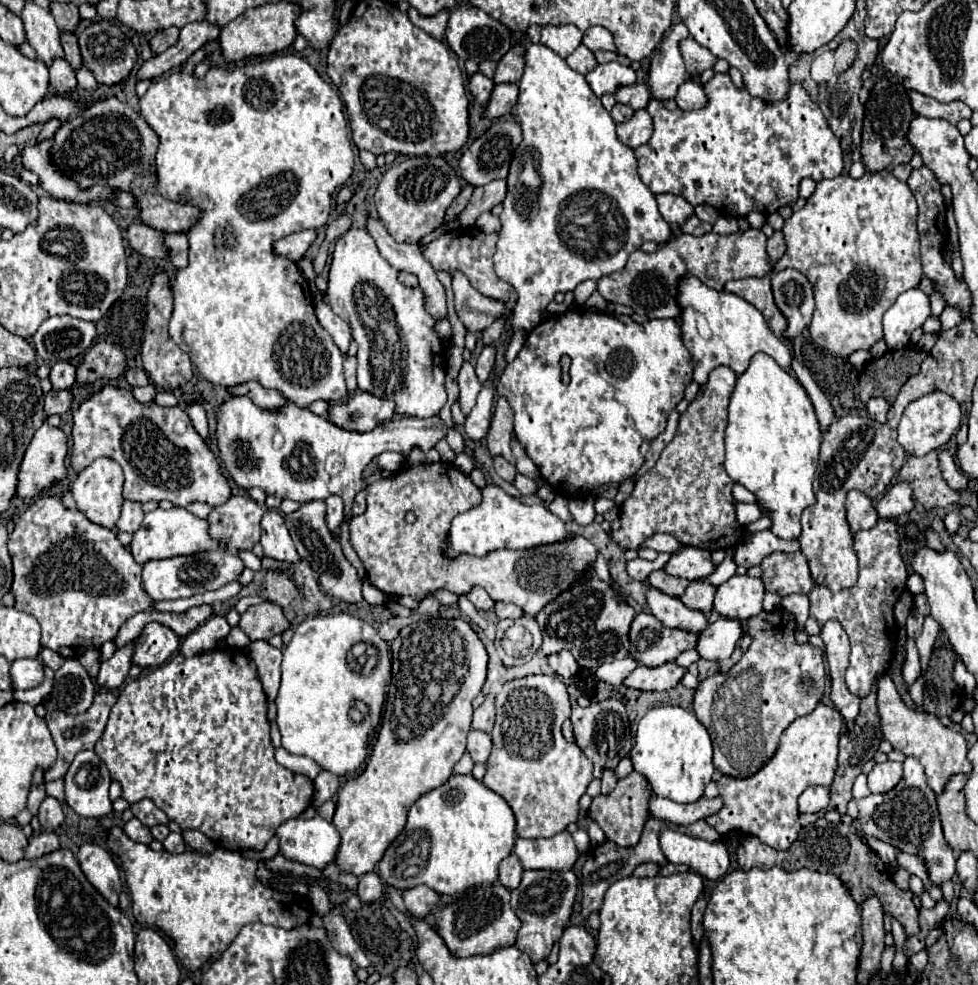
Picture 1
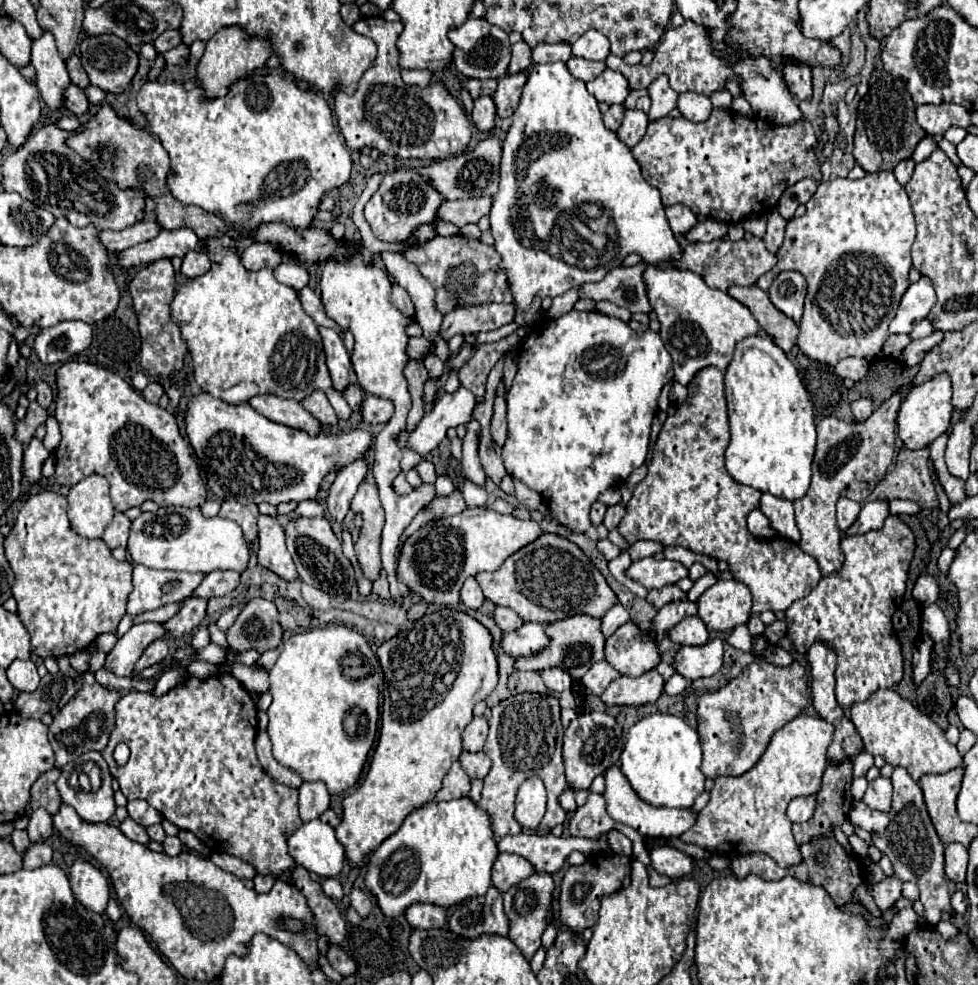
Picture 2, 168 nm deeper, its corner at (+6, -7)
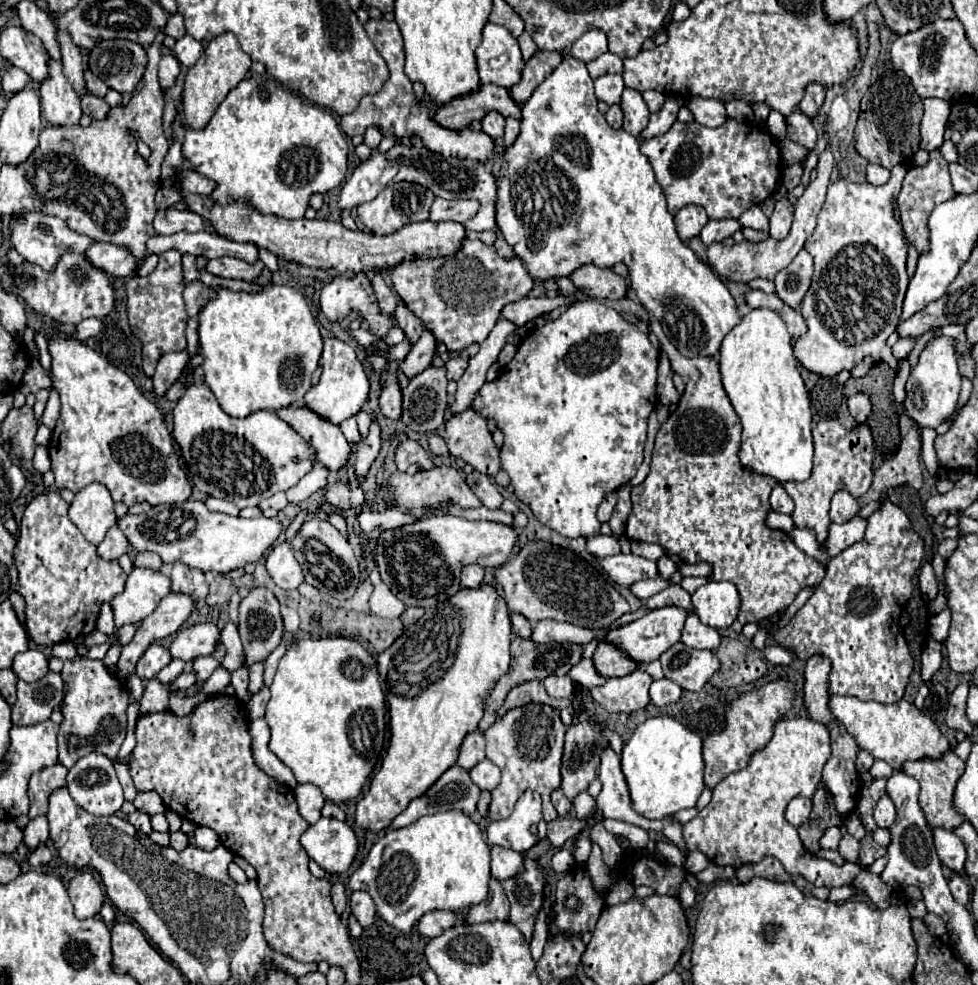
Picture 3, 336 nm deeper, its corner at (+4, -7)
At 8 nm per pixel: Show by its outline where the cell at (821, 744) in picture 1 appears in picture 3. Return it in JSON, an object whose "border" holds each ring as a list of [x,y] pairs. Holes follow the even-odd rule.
{"border":[[[781,718],[773,730],[773,738],[769,744],[757,752],[745,770],[729,774],[713,788],[711,802],[687,824],[683,824],[683,840],[687,852],[699,850],[711,862],[719,866],[733,866],[739,868],[749,862],[759,862],[763,856],[777,858],[789,874],[801,874],[813,886],[847,886],[851,884],[861,868],[857,864],[845,862],[843,866],[835,866],[829,860],[817,858],[803,848],[803,842],[797,834],[797,828],[785,820],[785,808],[795,796],[813,796],[817,786],[821,784],[821,770],[831,754],[829,730],[821,722],[813,722],[809,718]]]}

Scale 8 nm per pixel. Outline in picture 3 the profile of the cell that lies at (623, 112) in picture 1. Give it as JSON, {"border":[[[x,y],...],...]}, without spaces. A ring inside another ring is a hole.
{"border":[[[611,106],[609,108],[609,112],[605,114],[605,118],[607,118],[607,122],[609,122],[609,126],[611,128],[615,128],[615,130],[619,130],[621,128],[621,122],[623,122],[623,112],[621,112],[621,106]]]}

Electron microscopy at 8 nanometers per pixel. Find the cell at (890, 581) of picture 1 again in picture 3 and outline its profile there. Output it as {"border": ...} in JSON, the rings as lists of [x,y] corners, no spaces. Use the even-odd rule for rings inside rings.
{"border":[[[881,498],[881,510],[867,518],[867,532],[861,542],[855,542],[839,556],[827,562],[827,574],[817,586],[813,596],[805,606],[791,618],[791,622],[773,632],[773,640],[797,654],[797,658],[807,660],[813,654],[823,654],[831,660],[829,690],[837,696],[855,696],[859,700],[875,700],[881,704],[895,704],[903,698],[909,674],[913,670],[913,660],[909,656],[903,630],[899,626],[899,616],[903,604],[913,592],[913,574],[921,566],[923,540],[911,530],[911,522],[905,512]]]}

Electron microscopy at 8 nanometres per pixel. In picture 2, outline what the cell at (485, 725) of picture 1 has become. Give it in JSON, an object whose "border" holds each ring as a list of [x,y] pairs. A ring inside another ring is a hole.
{"border":[[[473,718],[471,724],[463,730],[463,750],[481,752],[487,738],[487,718]]]}

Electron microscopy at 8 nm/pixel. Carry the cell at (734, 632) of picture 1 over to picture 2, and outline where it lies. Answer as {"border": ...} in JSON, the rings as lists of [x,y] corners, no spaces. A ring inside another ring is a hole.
{"border":[[[711,638],[705,646],[681,646],[671,666],[677,674],[681,674],[685,680],[697,680],[705,676],[713,676],[719,672],[723,664],[723,640]]]}

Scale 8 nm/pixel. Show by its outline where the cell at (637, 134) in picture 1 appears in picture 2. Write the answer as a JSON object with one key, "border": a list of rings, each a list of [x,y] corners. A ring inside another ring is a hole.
{"border":[[[627,108],[627,110],[625,110],[623,124],[621,124],[621,128],[617,130],[617,136],[619,136],[629,148],[633,148],[633,146],[643,138],[643,134],[645,134],[645,130],[647,130],[647,124],[649,124],[649,118],[647,118],[645,112]]]}

